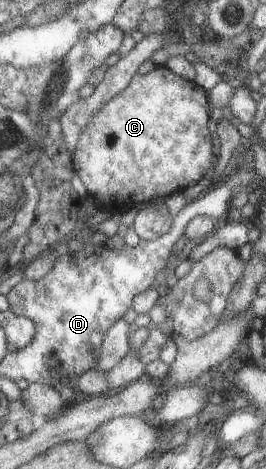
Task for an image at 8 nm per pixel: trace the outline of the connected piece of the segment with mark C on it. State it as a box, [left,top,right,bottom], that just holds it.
[70,65,213,214]

